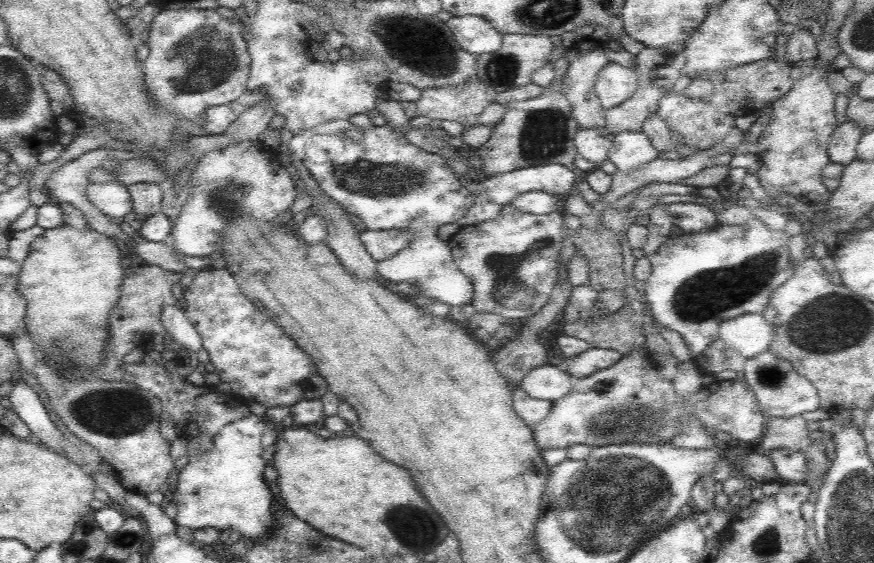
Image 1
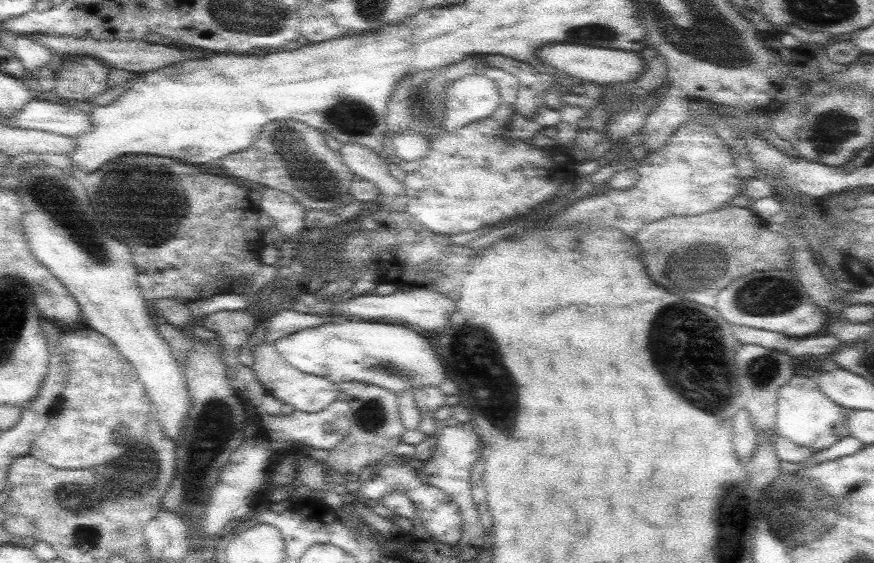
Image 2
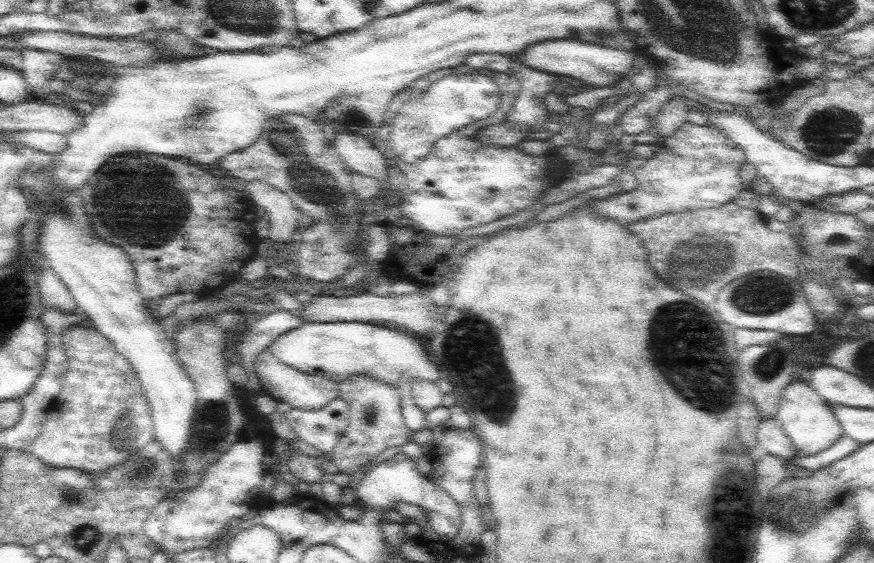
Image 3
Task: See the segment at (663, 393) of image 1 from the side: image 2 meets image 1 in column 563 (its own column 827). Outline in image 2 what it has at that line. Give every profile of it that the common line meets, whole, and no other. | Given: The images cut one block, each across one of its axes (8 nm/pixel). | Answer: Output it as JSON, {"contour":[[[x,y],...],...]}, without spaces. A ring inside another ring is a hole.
{"contour":[[[794,376],[790,378],[788,384],[780,388],[776,428],[778,435],[814,451],[830,448],[850,435],[846,408],[822,392],[816,377],[808,378],[808,376]]]}

